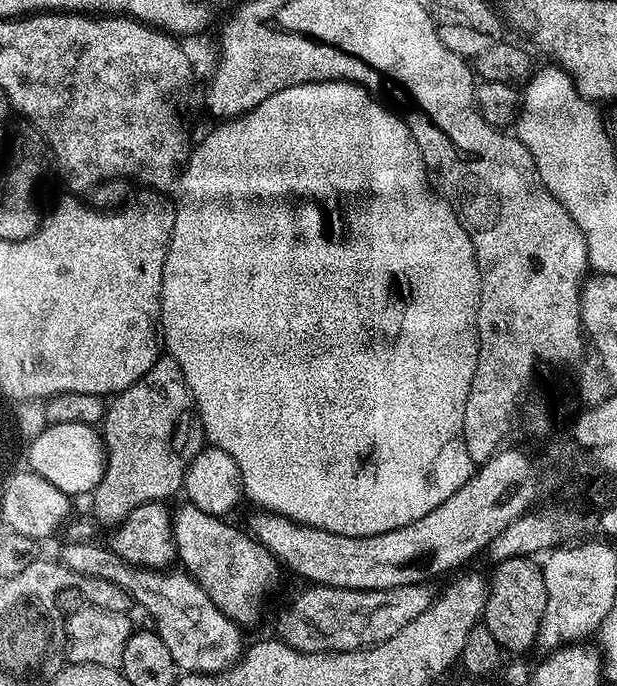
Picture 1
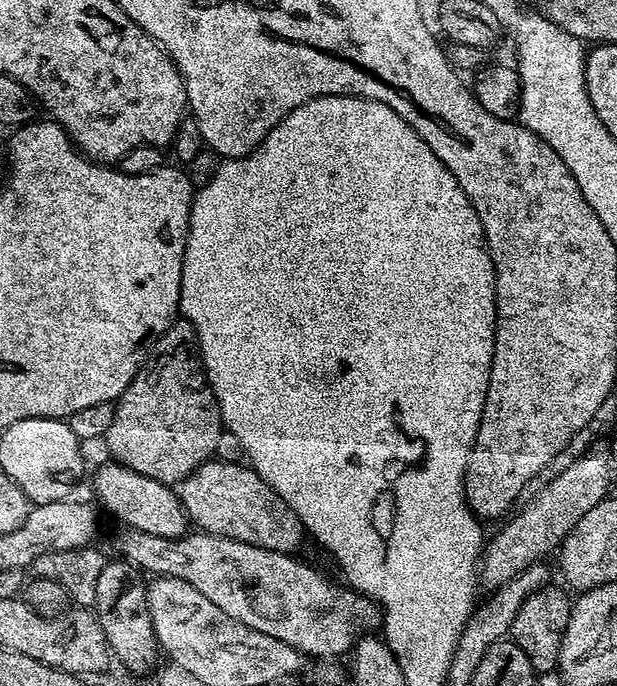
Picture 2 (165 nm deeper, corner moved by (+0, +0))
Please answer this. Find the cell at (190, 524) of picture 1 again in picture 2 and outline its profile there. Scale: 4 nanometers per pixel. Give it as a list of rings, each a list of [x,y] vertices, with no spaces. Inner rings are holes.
[[[107,463],[96,472],[96,496],[112,515],[125,520],[129,529],[161,538],[179,539],[189,531],[190,517],[179,495],[169,485],[146,478],[146,474],[138,474],[121,464]]]

